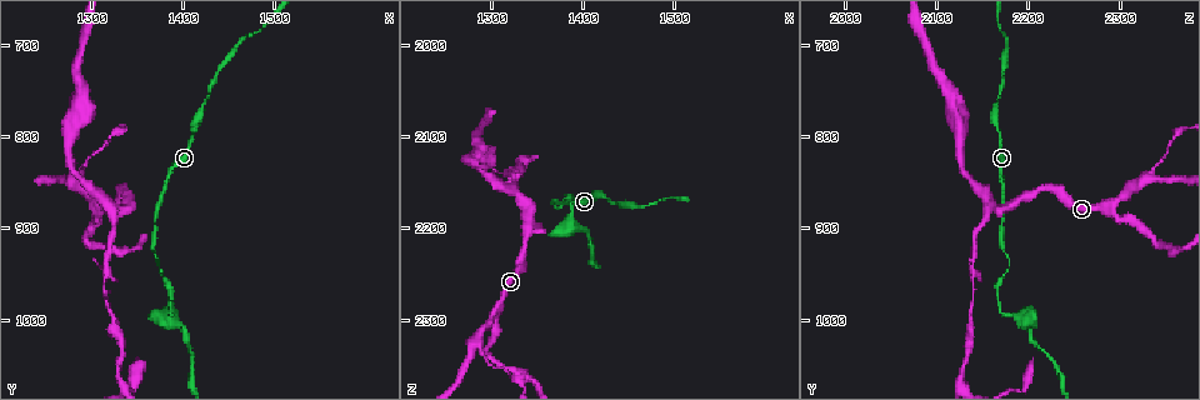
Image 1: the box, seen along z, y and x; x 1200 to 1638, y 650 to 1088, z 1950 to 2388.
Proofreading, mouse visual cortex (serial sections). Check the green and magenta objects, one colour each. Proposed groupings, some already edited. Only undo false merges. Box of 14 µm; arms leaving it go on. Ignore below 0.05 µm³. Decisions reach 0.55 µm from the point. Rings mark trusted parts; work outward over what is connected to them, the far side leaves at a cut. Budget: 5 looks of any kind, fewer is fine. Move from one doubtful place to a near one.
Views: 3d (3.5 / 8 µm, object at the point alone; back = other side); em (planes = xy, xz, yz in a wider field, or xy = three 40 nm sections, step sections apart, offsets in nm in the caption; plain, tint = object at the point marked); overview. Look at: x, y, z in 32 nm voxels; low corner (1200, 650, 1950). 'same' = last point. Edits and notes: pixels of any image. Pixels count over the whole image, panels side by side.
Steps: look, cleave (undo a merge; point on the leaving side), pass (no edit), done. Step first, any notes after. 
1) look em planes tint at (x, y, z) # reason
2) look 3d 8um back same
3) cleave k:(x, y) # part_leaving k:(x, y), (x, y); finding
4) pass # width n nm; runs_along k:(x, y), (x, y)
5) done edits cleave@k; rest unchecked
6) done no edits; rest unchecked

look em planes tint at (1385, 1000, 2200) # a fork

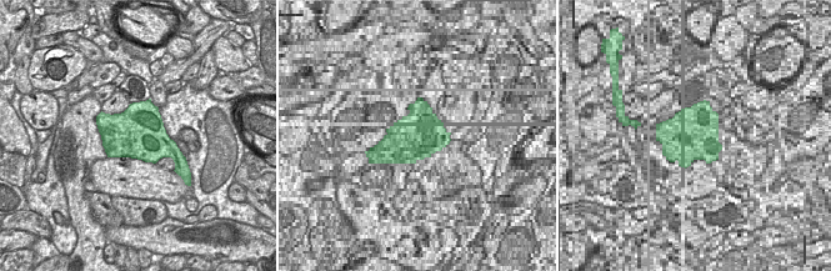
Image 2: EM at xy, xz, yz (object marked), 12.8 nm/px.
look 3d 3.5um same

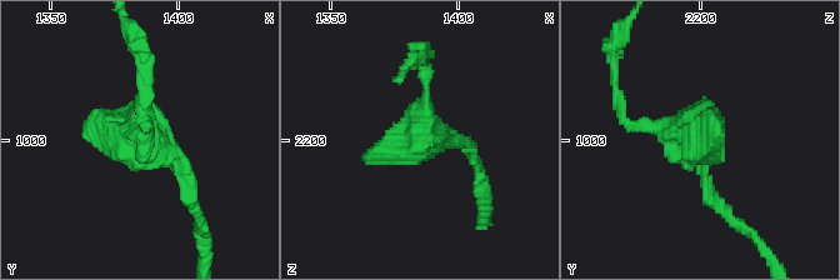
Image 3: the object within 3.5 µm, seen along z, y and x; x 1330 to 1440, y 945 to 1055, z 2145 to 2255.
pass # runs_along 3:(618, 101), (630, 125), (685, 133), (710, 190); continuous, no second cell

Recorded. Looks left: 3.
look 3d 3.5um back at (1320, 875, 2160) # sharp bend

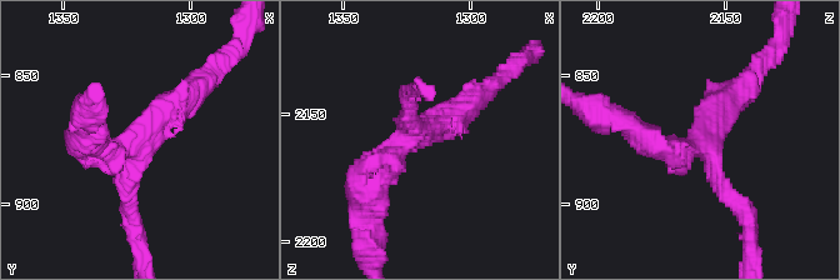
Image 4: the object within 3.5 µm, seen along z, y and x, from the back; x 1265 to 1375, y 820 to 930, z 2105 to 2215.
look em planes tint at (1320, 878, 2156) # arms 3; arm_widths 200, 300, 350 nm; shape alone is not enough

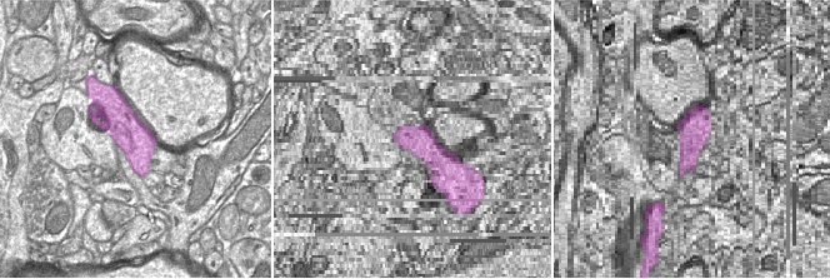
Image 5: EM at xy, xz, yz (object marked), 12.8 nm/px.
pass # width 460 nm; runs_along 4:(364, 189), (418, 131), (475, 100); continuous, no second cell

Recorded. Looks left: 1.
done no edits; rest unchecked

